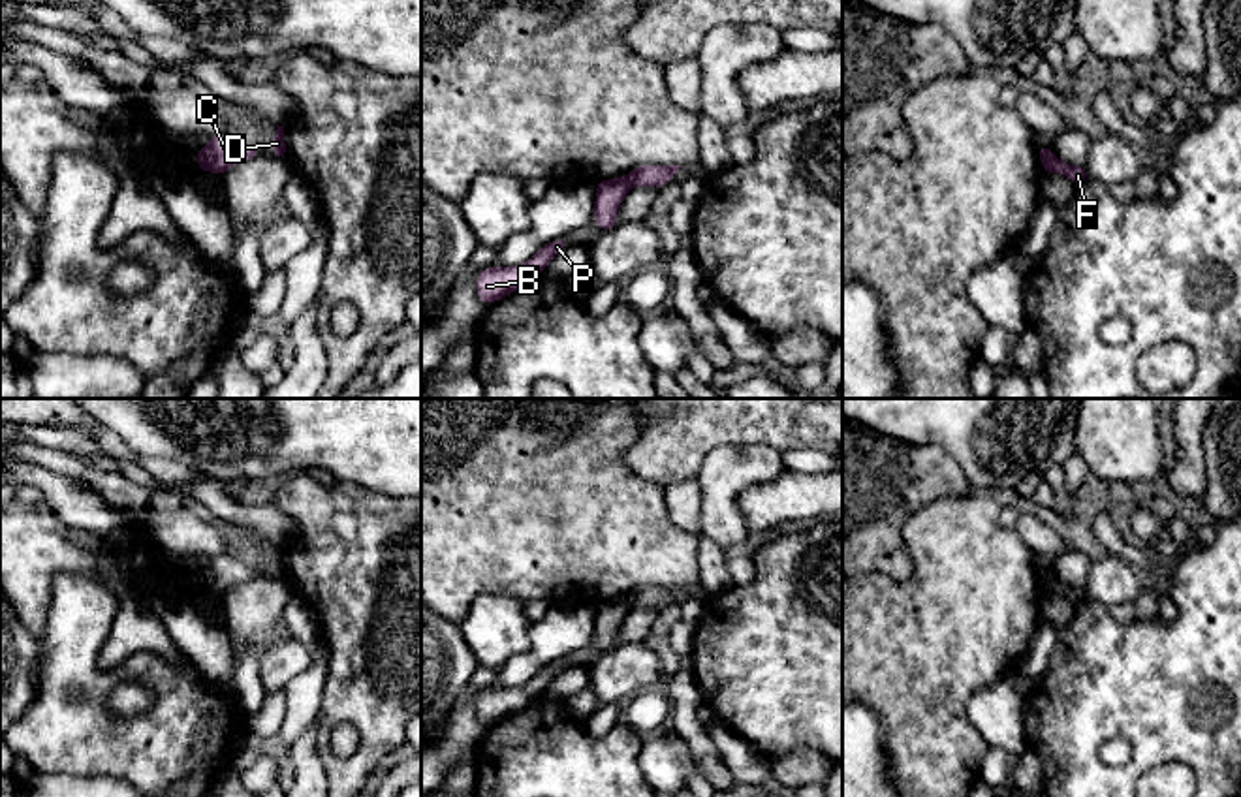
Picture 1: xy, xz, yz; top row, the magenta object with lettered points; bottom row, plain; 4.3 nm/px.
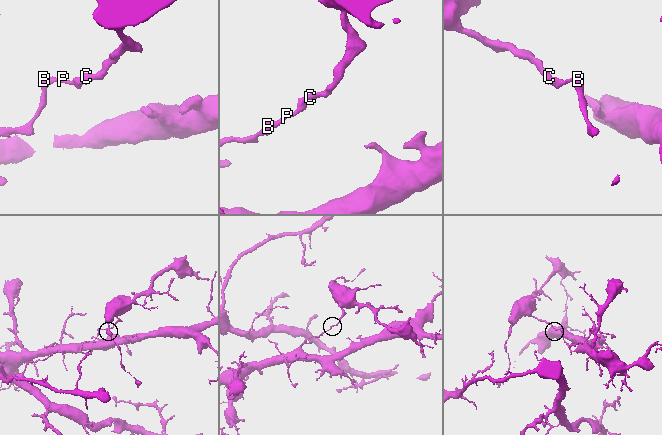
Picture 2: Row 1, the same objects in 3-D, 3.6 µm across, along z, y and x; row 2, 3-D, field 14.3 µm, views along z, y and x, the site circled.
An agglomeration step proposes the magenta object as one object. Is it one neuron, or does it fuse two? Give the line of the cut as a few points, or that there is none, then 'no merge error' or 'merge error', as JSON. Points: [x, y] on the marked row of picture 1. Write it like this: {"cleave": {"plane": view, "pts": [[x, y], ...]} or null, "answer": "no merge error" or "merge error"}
{"cleave": {"plane": "xz", "pts": [[627, 175], [632, 185]]}, "answer": "merge error"}

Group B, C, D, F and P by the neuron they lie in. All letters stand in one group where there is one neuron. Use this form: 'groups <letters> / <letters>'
groups B F P / C D

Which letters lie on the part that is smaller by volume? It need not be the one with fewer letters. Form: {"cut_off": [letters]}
{"cut_off": ["C", "D"]}

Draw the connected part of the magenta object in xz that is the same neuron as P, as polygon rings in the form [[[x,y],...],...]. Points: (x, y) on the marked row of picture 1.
[[[557,239],[542,246],[526,263],[517,267],[485,267],[478,274],[476,289],[478,299],[493,305],[515,289],[525,288],[532,278],[542,274],[551,259],[570,248],[572,244],[564,239]]]

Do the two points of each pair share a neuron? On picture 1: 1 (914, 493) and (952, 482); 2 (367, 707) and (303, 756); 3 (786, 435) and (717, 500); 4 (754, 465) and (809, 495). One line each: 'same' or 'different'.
1: same
2: different
3: different
4: different

